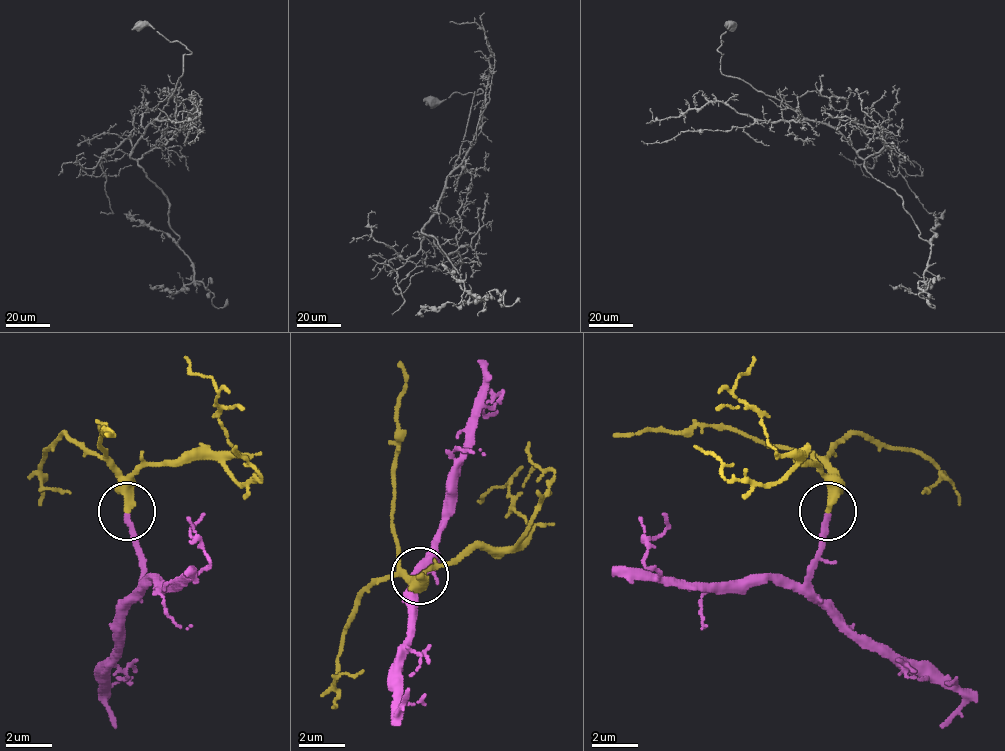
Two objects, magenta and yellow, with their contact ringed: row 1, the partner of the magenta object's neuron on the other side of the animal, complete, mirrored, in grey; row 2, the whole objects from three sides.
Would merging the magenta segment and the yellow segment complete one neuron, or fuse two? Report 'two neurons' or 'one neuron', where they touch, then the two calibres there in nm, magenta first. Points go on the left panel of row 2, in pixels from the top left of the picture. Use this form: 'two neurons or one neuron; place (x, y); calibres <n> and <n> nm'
one neuron; place (127, 511); calibres 280 and 360 nm

